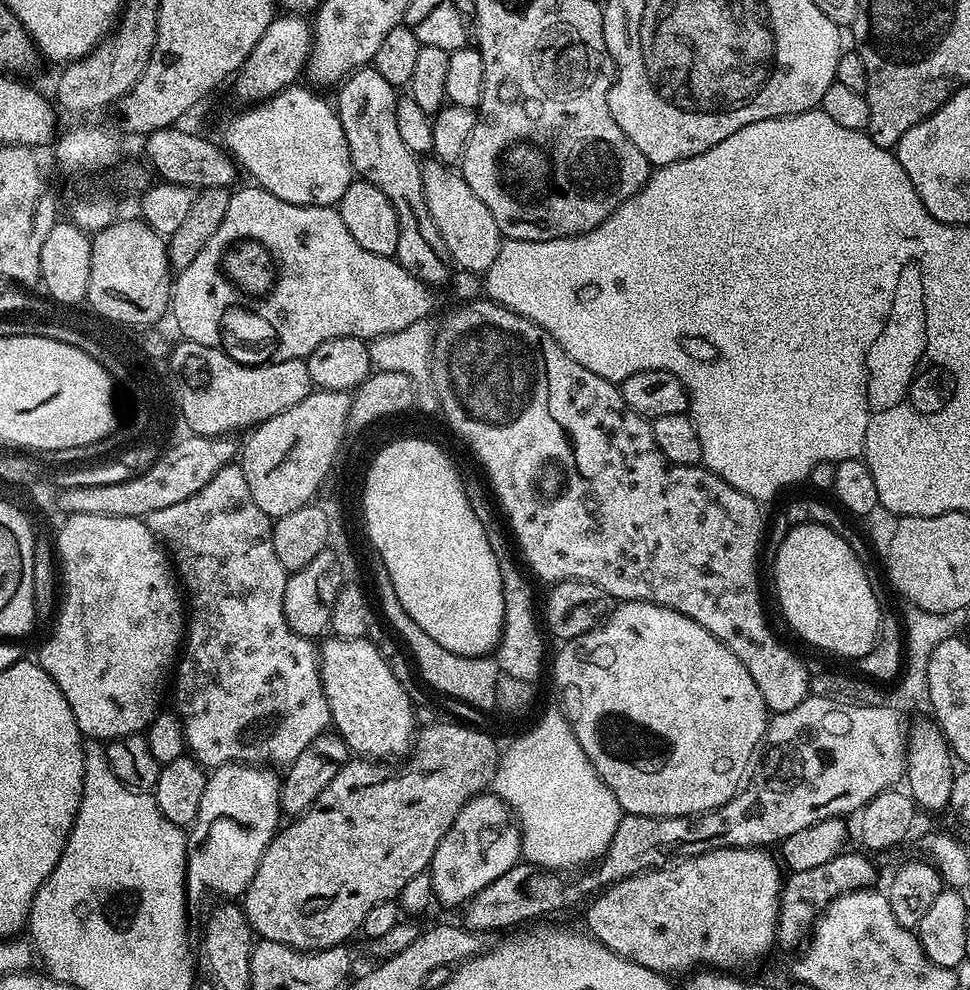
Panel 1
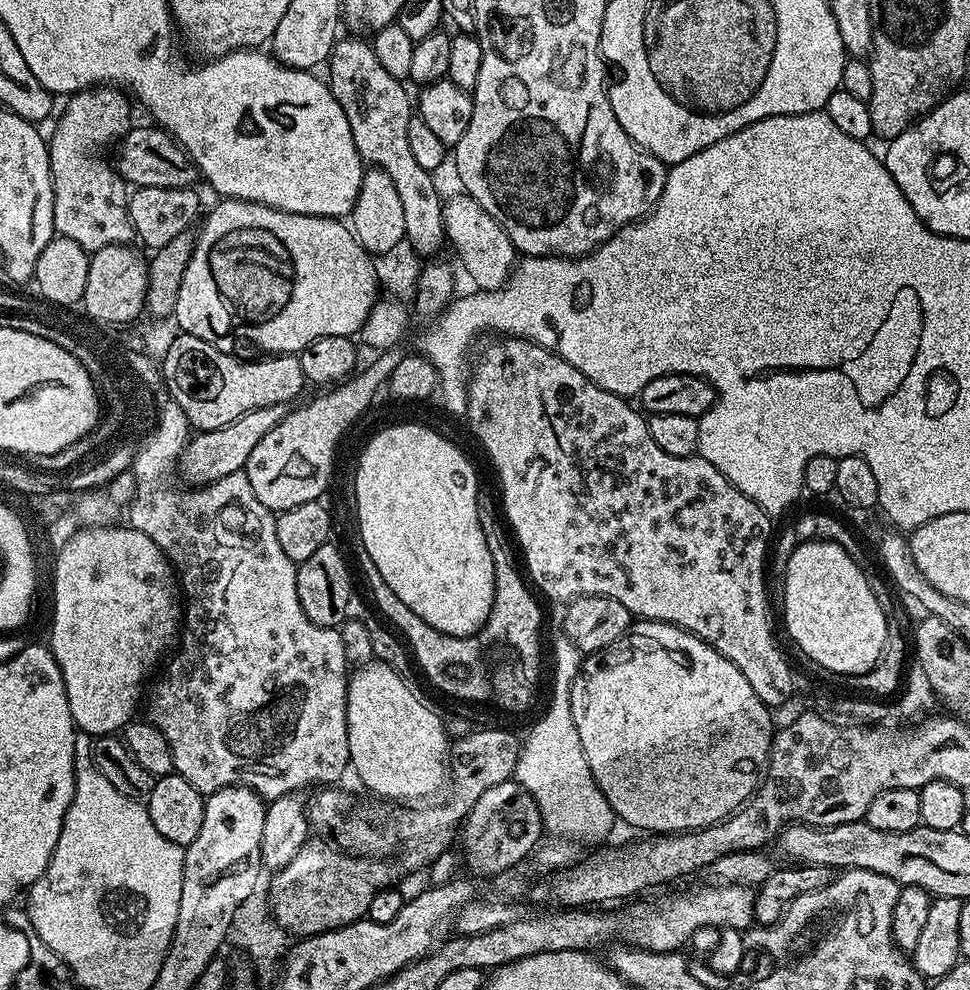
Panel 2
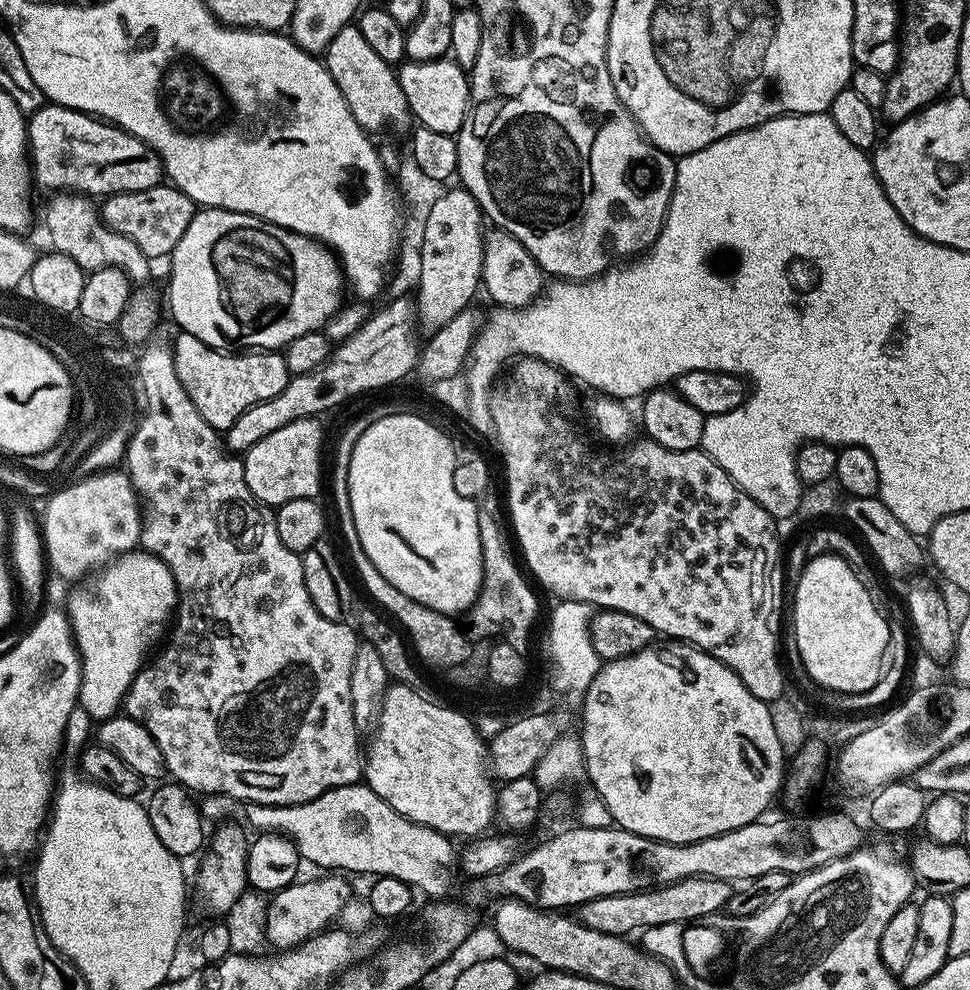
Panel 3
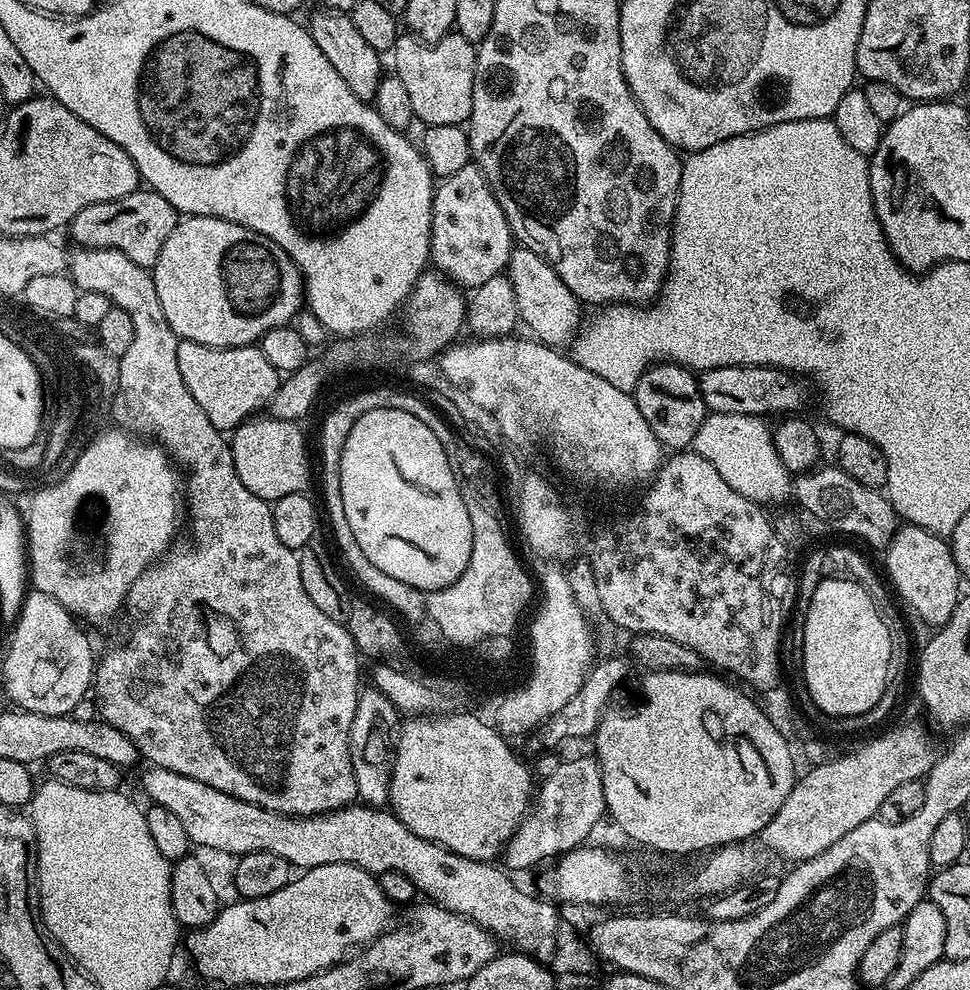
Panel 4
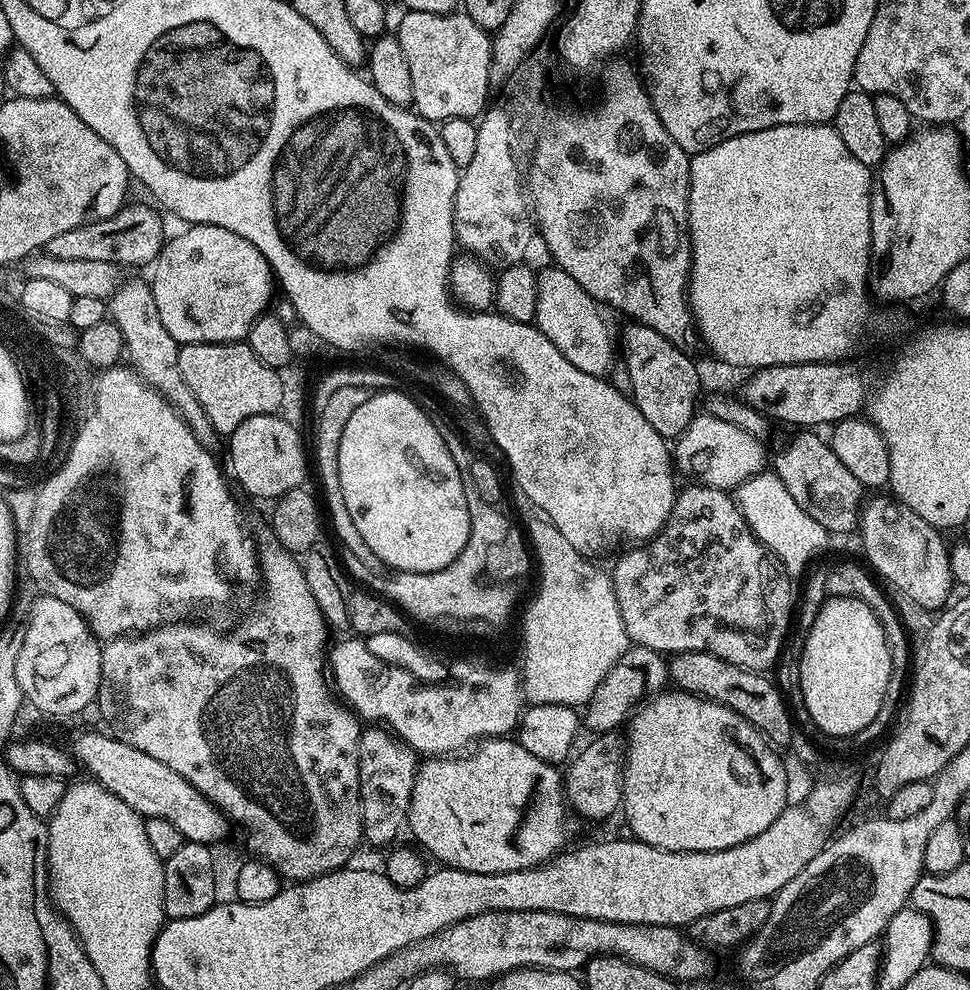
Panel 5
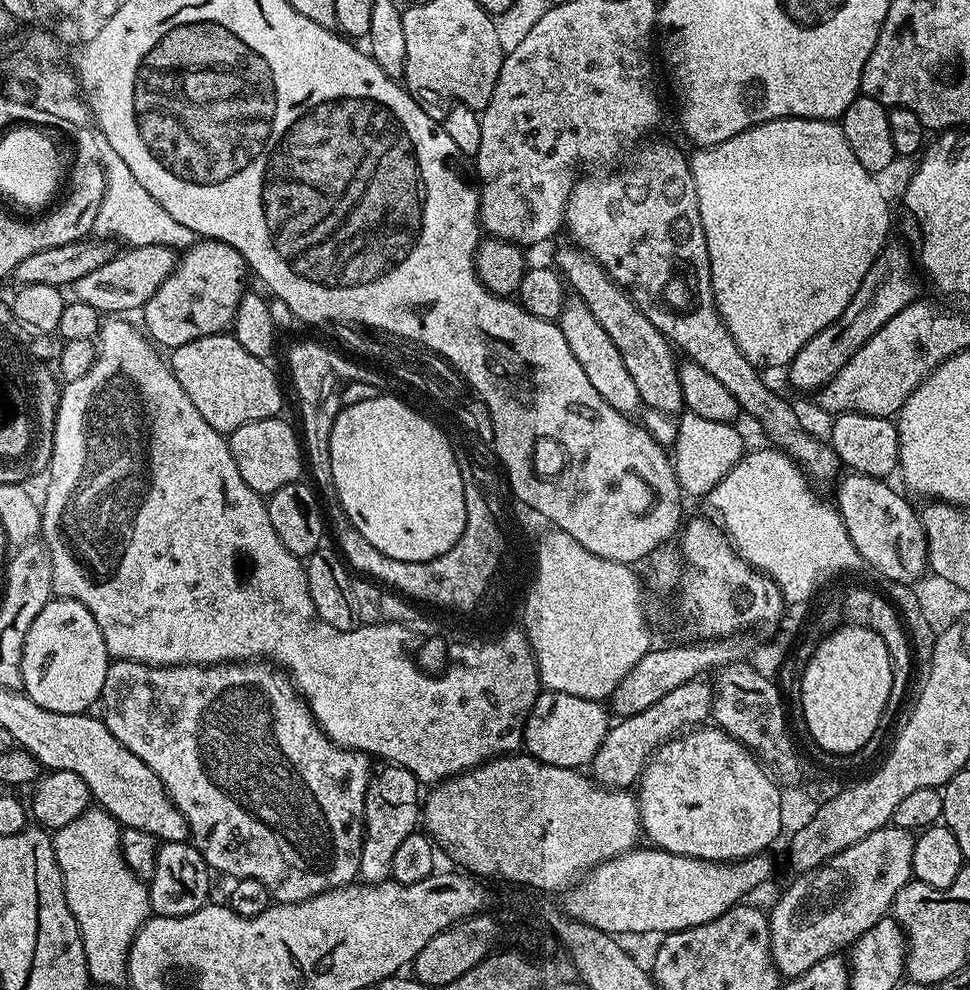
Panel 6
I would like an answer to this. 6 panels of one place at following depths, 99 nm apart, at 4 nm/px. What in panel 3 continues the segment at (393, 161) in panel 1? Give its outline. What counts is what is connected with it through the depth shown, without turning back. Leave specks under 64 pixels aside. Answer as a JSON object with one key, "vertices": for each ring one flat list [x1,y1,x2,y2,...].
{"vertices":[[355,23,334,34,334,42,330,42,328,49,322,53,322,59,330,78,334,78,338,90,342,90,342,98,346,98,350,114,354,114,365,132,377,134,383,128,396,128,410,120,406,94,402,94,397,69,382,62,381,56,368,45,366,38,362,38,362,30]]}

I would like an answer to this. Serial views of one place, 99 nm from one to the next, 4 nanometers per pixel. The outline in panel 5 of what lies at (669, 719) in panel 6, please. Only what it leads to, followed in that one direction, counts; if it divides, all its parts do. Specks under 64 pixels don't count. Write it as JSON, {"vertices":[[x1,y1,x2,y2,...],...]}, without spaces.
{"vertices":[[601,733,592,738,578,754,569,761,564,772,565,799,584,818,602,820,619,811,623,801,623,767,626,744,619,733]]}

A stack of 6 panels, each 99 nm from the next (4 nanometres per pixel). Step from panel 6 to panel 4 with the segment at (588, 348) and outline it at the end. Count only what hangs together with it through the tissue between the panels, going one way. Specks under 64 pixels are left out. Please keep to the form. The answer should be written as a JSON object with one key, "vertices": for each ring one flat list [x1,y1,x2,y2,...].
{"vertices":[[523,246,512,249,506,275,514,286,514,298,518,302,519,323,529,328,531,335,542,344,557,350,563,349,575,339,581,329,582,304,558,274,534,250]]}

